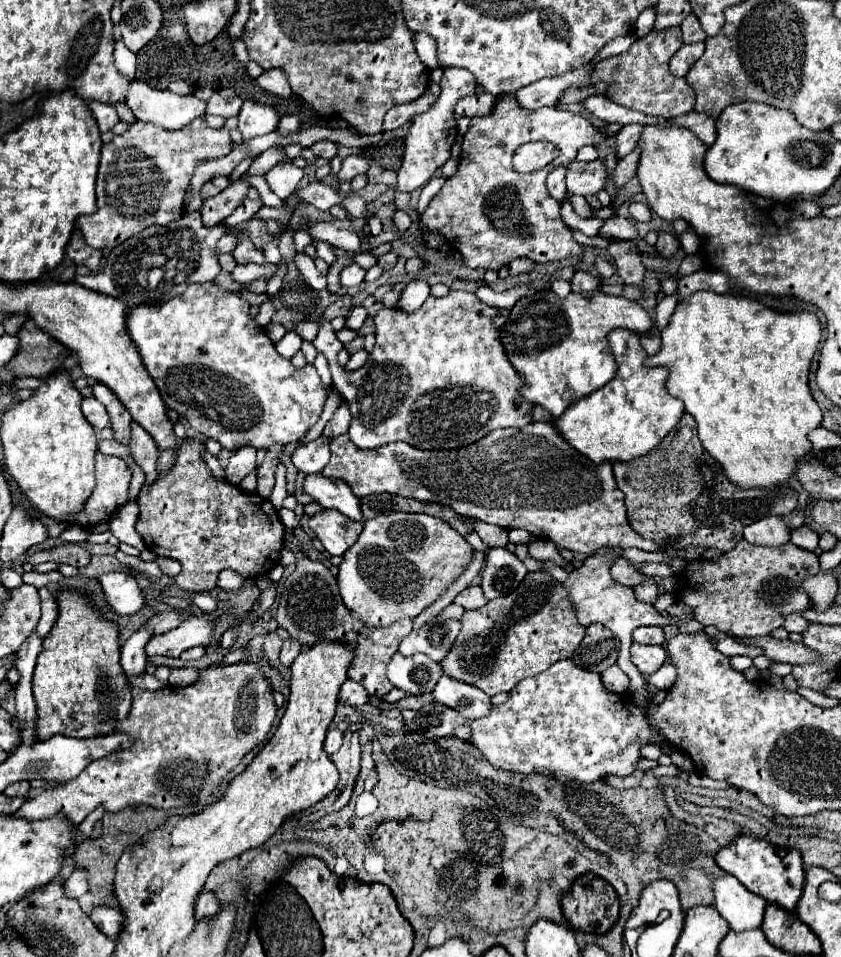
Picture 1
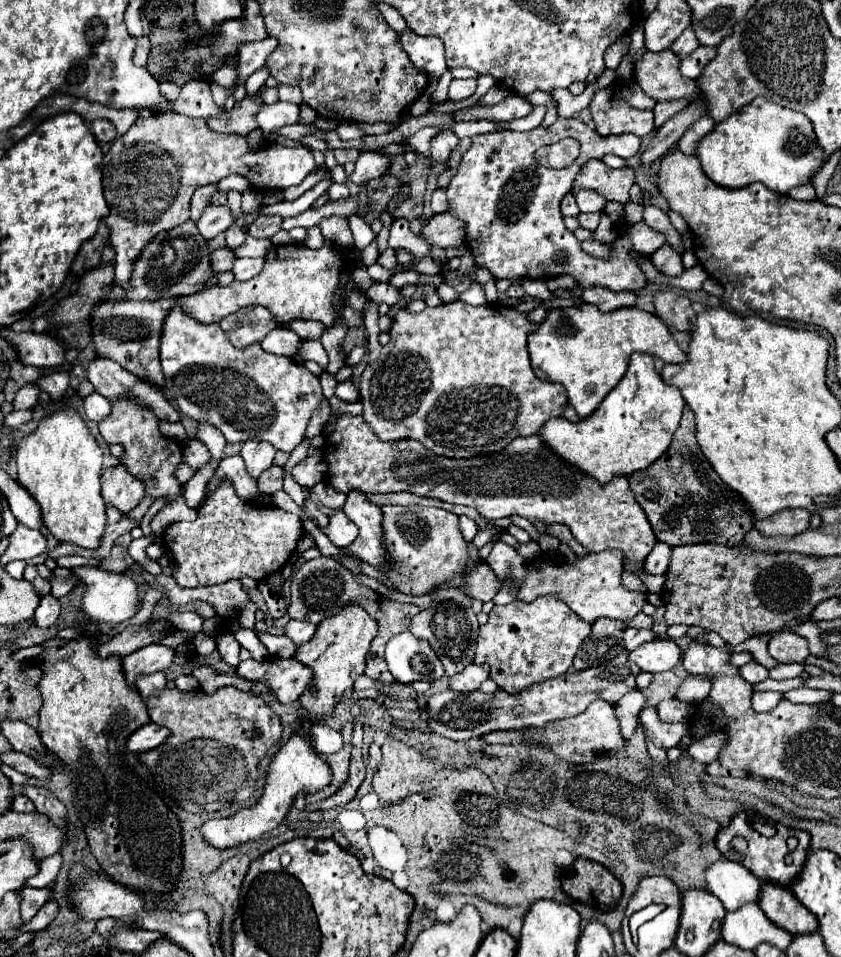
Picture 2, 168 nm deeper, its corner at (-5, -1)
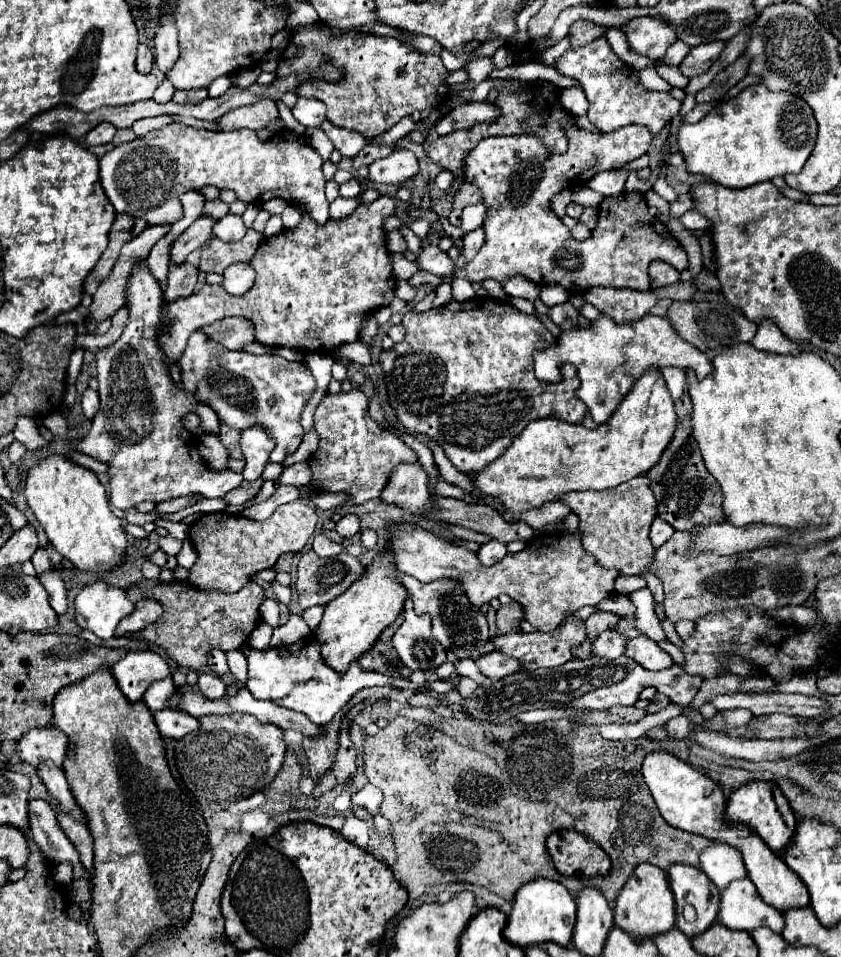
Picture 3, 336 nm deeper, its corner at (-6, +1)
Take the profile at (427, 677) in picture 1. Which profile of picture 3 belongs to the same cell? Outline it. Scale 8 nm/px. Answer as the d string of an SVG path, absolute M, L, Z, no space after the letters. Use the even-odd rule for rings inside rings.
M411 599L405 603L405 619L393 635L393 645L401 661L409 669L431 671L437 669L445 659L445 647L431 633L431 617L417 615Z

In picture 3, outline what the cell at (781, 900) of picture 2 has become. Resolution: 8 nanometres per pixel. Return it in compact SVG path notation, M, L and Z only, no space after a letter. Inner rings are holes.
M651 751L643 761L643 777L653 793L657 809L669 825L695 835L703 835L711 841L721 841L725 845L735 847L741 853L747 875L755 883L765 903L773 905L779 911L809 905L807 887L803 885L803 881L799 881L799 877L795 877L795 873L791 873L791 869L787 869L787 863L777 853L773 853L761 841L761 837L755 831L751 831L751 827L725 819L727 801L723 789L709 775L667 751Z

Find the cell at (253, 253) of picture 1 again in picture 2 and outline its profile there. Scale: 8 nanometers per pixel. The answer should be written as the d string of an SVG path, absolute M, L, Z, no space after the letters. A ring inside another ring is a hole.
M236 259L234 263L234 277L236 281L248 281L252 277L256 277L264 267L264 259Z

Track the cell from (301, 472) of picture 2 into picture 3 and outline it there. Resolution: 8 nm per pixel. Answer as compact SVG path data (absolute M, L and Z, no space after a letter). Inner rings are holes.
M297 463L291 467L285 467L279 475L279 485L307 485L311 481L311 469L307 463Z

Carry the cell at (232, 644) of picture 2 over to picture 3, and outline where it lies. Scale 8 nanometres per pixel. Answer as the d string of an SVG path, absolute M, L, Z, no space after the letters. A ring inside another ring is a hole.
M227 651L227 661L229 661L229 671L237 677L239 683L247 683L247 659L243 657L241 651Z

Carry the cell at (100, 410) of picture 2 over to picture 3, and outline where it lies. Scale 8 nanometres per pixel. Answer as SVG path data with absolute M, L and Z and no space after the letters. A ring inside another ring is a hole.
M87 389L87 391L81 395L81 407L83 407L83 413L87 415L87 419L93 419L93 415L95 415L97 409L99 409L99 395L97 395L97 391Z

